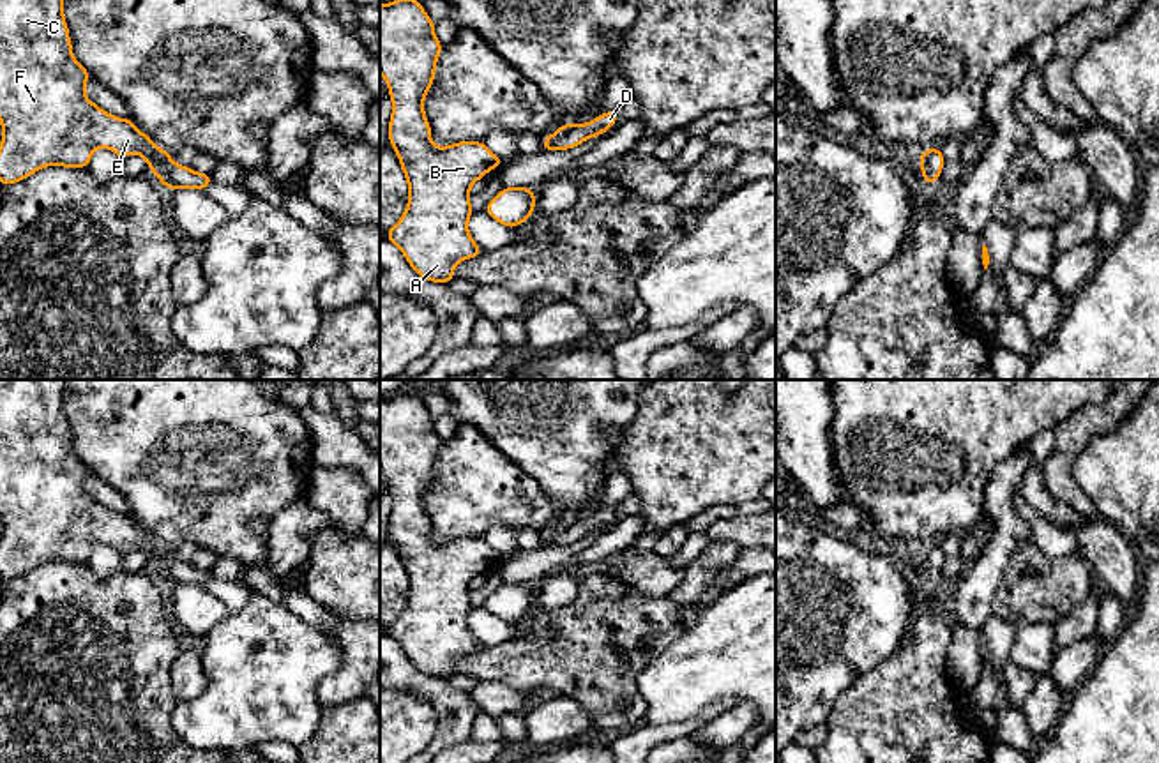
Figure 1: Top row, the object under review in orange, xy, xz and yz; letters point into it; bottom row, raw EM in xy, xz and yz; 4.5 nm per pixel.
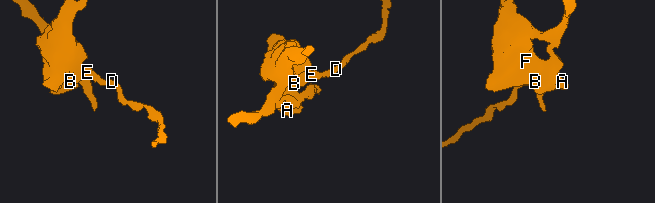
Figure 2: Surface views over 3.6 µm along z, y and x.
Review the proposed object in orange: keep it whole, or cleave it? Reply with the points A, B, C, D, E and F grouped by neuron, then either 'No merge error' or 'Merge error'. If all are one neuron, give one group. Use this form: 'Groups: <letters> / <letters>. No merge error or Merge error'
Groups: A B C D E F. No merge error

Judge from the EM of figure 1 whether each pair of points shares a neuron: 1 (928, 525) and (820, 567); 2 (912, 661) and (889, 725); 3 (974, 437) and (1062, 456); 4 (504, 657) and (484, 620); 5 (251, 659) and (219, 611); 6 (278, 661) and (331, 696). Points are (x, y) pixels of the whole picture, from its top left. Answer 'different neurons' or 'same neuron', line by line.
1: different neurons
2: same neuron
3: different neurons
4: different neurons
5: different neurons
6: different neurons

